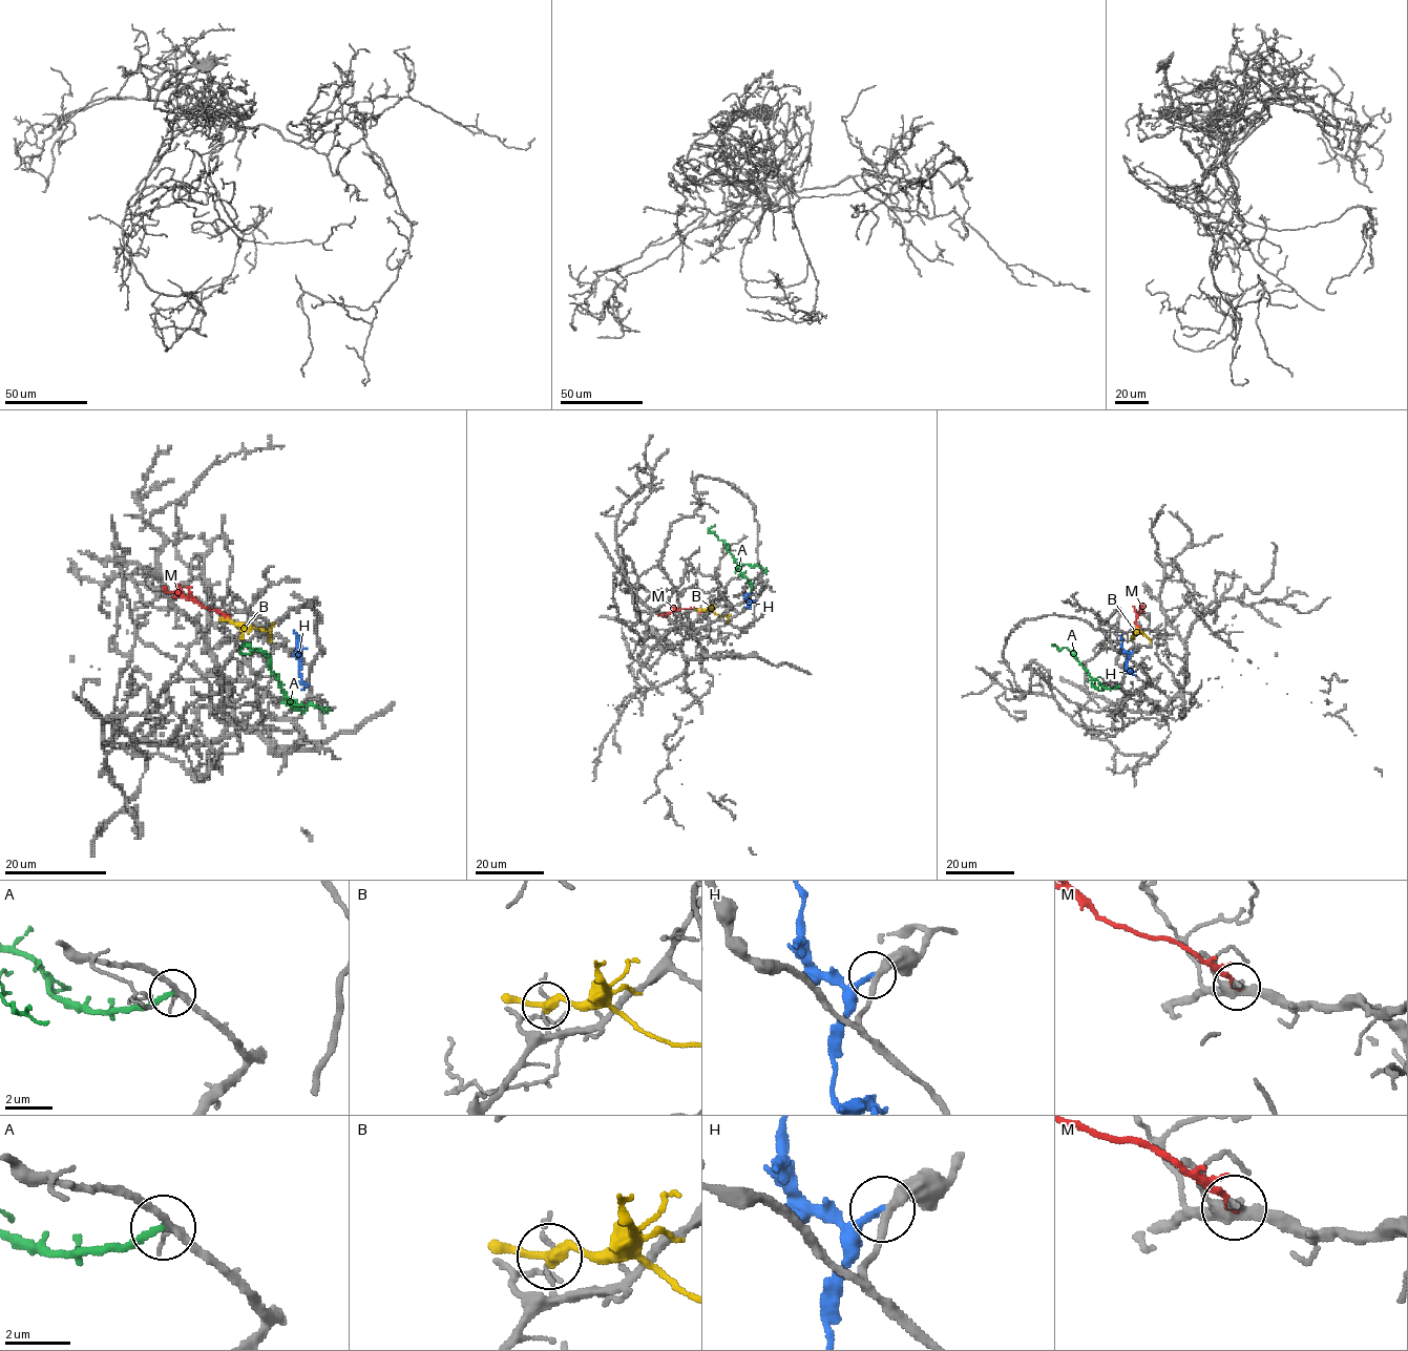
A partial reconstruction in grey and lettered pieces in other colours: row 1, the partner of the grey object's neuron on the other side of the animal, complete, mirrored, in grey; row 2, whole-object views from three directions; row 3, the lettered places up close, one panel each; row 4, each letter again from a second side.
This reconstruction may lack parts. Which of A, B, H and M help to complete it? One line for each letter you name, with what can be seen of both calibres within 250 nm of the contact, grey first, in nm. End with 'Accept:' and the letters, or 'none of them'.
A: 190/200 nm
Accept: A

